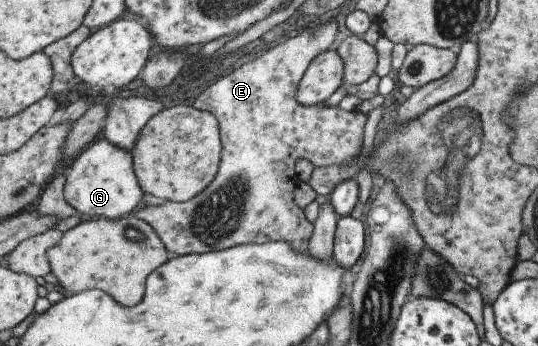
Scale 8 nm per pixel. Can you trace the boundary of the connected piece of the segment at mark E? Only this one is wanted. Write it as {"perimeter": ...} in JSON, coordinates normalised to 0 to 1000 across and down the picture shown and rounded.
{"perimeter":[[[621,49],[612,66],[580,84],[569,81],[556,98],[517,130],[506,127],[496,147],[489,145],[483,165],[457,176],[409,223],[361,286],[361,315],[392,327],[405,353],[411,451],[400,509],[372,558],[349,581],[268,590],[249,607],[249,630],[270,639],[286,665],[309,725],[344,740],[409,725],[435,708],[528,699],[554,734],[571,731],[582,647],[565,630],[561,607],[543,578],[543,549],[552,529],[546,471],[554,460],[569,460],[584,486],[593,486],[654,468],[652,460],[669,445],[680,329],[664,315],[645,324],[626,303],[610,309],[599,298],[567,306],[550,292],[552,246],[571,182],[587,156],[610,142],[625,101]]]}

